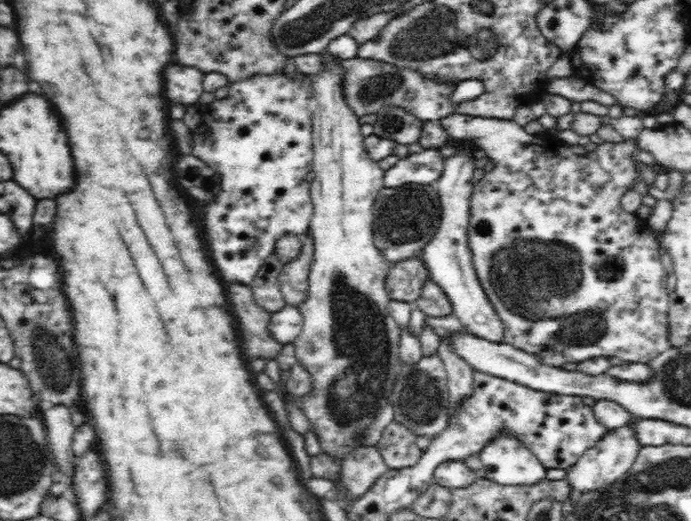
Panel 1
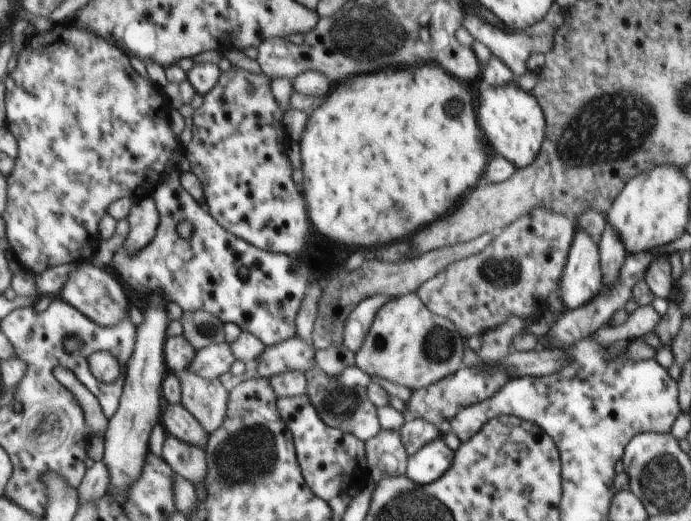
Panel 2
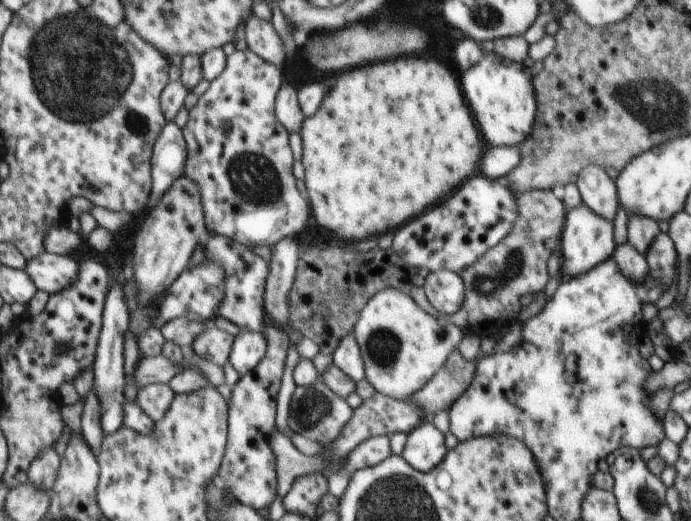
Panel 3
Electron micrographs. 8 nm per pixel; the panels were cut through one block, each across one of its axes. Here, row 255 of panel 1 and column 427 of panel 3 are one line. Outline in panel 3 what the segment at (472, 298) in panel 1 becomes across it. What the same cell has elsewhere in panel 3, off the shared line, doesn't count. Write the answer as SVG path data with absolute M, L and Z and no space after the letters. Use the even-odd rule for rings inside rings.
M431 422L419 423L406 434L401 457L418 472L427 473L437 467L445 457L441 432Z

